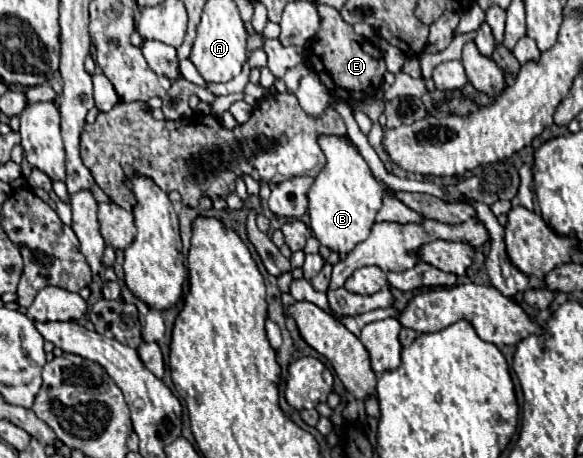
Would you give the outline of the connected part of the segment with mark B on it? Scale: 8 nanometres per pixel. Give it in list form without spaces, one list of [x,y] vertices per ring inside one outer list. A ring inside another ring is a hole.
[[[321,136],[319,146],[327,156],[327,166],[319,172],[309,190],[311,230],[315,238],[329,250],[347,254],[369,236],[375,216],[381,210],[383,188],[375,180],[359,150],[347,138]]]

